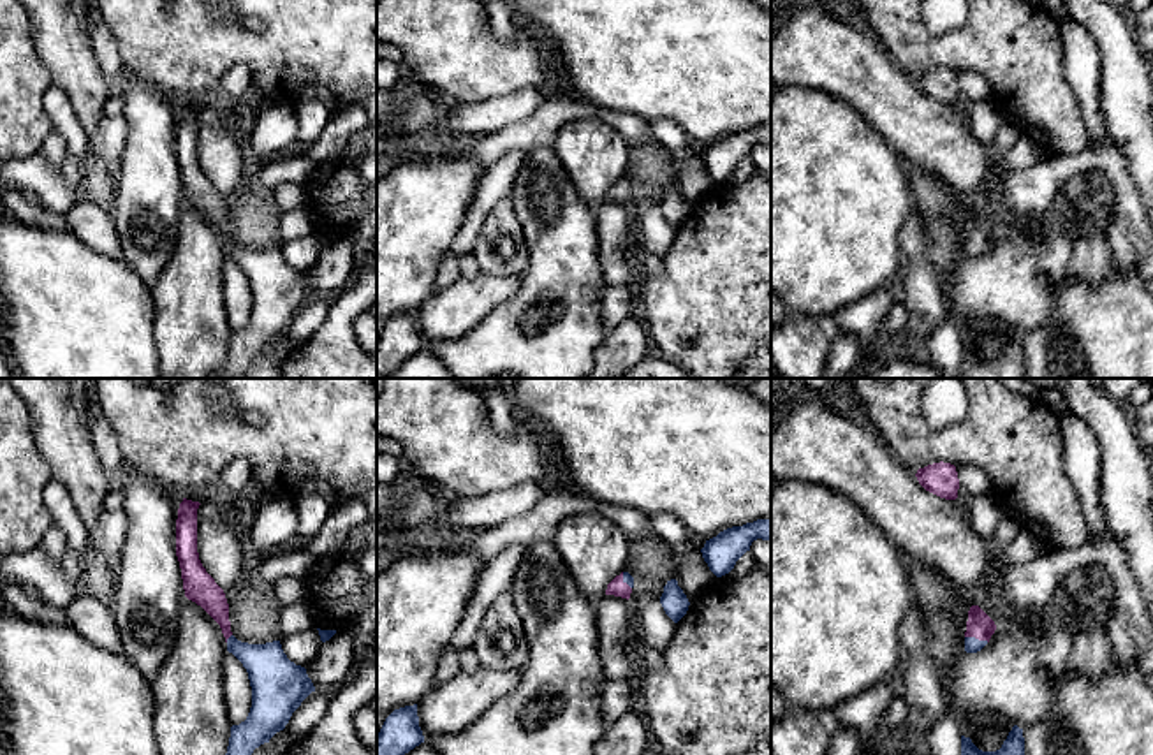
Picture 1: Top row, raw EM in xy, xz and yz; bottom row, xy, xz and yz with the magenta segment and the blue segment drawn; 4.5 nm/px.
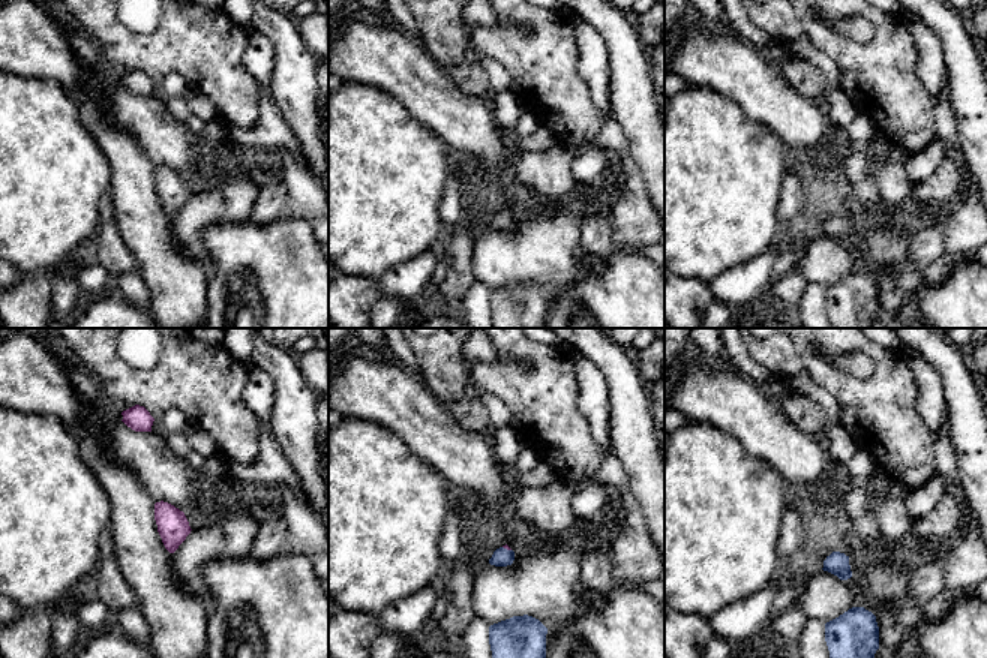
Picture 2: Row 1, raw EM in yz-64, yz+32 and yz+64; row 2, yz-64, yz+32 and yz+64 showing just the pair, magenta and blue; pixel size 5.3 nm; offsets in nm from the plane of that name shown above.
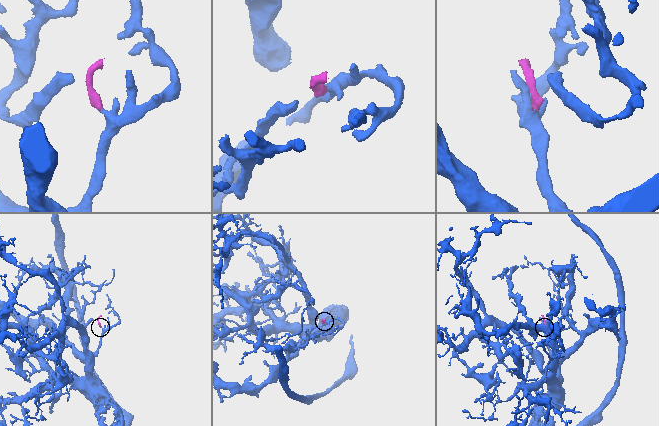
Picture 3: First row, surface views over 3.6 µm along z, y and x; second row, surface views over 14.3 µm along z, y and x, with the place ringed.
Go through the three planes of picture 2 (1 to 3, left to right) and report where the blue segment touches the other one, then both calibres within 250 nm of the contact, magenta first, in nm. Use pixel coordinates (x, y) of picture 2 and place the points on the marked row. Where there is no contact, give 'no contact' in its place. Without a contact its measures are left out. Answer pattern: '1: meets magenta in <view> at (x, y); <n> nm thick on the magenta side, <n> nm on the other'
1: no contact
2: meets magenta in yz+32 at (507, 549); 20 nm thick on the magenta side, 100 nm on the other
3: no contact

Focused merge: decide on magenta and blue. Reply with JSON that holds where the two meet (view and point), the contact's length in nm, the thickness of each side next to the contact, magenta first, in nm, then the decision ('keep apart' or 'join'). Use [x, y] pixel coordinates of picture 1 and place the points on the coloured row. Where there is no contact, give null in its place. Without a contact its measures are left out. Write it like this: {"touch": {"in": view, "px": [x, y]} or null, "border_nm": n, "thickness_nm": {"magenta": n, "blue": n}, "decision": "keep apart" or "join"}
{"touch": {"in": "yz", "px": [977, 637]}, "border_nm": 110, "thickness_nm": {"magenta": 120, "blue": 70}, "decision": "join"}

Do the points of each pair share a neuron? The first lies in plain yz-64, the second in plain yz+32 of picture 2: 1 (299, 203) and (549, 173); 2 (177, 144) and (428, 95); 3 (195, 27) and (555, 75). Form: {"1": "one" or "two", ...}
{"1": "one", "2": "one", "3": "one"}

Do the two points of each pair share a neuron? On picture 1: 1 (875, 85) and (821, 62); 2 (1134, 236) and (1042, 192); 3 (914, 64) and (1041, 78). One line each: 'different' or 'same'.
1: same
2: same
3: same

